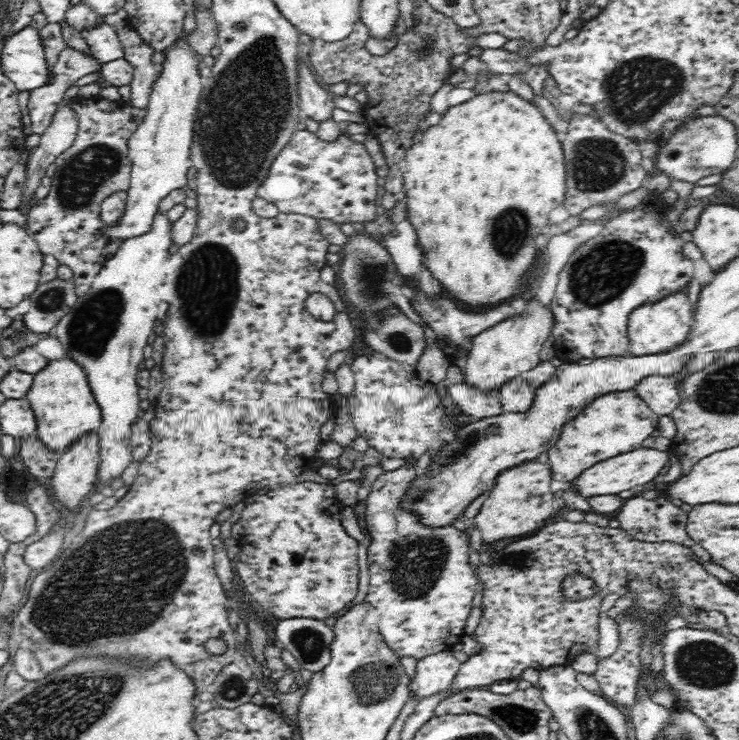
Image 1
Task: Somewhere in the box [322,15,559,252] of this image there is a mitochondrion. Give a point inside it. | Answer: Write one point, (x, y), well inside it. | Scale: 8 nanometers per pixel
(427, 47)

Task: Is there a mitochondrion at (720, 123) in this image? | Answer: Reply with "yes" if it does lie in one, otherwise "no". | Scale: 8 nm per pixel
no

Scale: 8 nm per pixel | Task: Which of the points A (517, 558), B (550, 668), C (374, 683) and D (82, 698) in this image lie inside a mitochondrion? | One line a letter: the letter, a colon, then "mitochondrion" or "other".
A: mitochondrion
B: other
C: mitochondrion
D: mitochondrion

